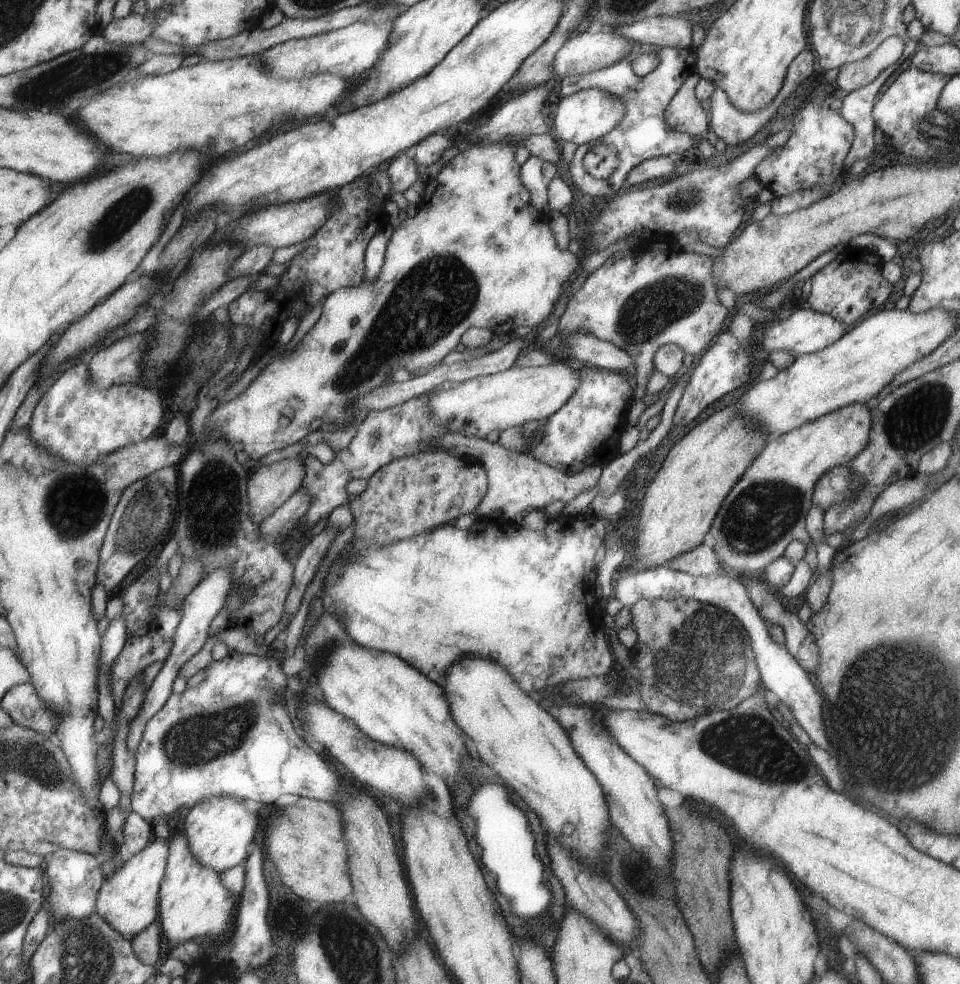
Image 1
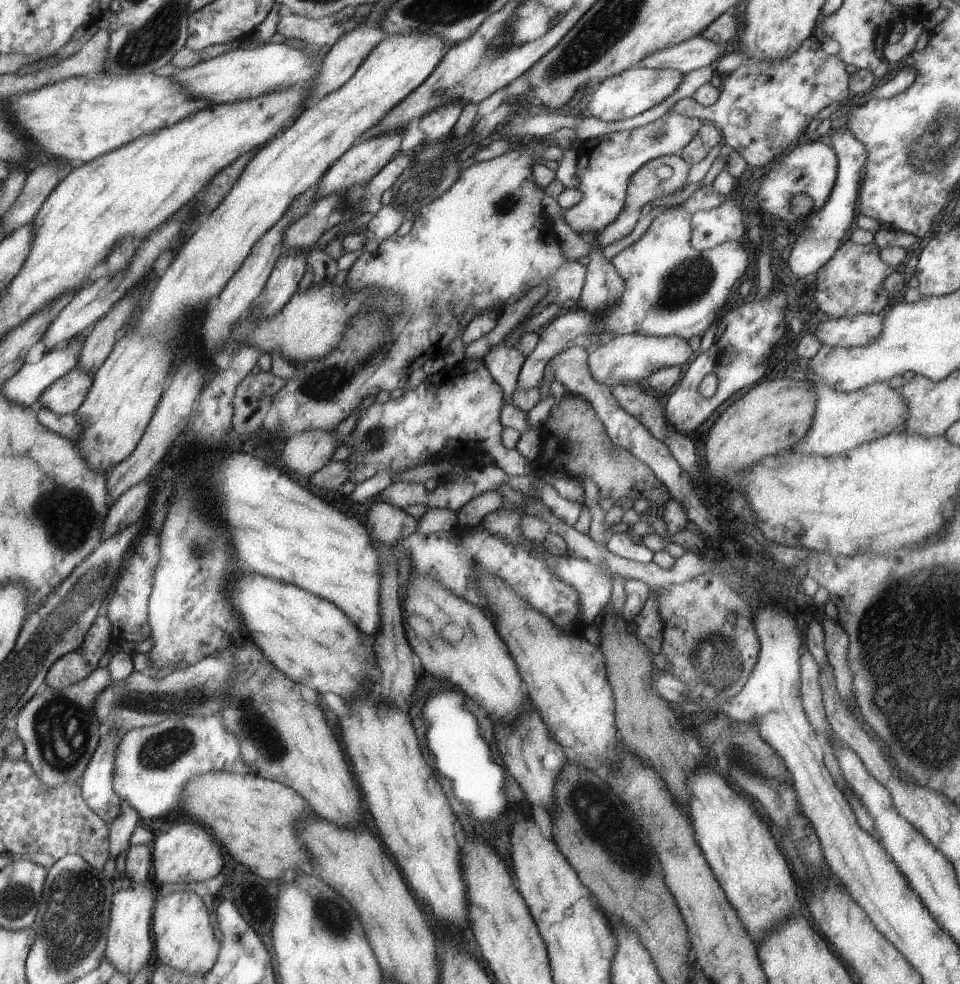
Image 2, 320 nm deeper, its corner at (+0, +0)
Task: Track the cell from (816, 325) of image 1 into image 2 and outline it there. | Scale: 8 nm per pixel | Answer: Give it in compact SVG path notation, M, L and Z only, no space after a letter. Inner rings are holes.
M858 314L829 318L817 324L813 334L822 345L832 347L864 347L879 336L884 318L879 314Z

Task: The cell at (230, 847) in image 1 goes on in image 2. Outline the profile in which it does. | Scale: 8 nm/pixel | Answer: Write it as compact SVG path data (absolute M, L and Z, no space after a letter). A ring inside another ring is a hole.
M175 824L167 832L153 839L151 879L156 887L173 883L201 883L219 875L223 868L221 845L201 825Z

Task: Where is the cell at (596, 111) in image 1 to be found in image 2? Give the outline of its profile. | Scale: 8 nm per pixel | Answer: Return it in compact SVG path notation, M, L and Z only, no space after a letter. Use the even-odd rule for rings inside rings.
M635 65L629 69L625 69L618 75L607 77L599 82L599 87L592 93L591 98L587 103L587 114L591 117L595 117L603 122L620 121L629 117L645 112L652 106L659 104L662 100L665 100L673 91L679 86L683 73L673 69L650 69Z

